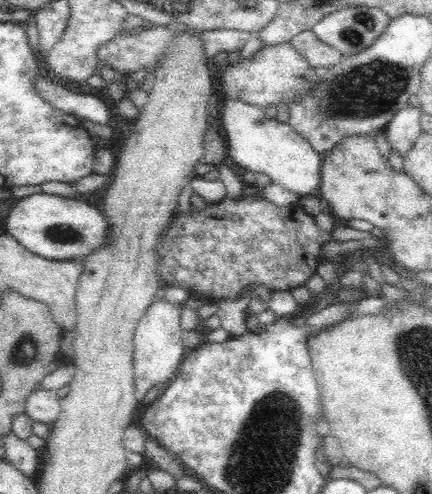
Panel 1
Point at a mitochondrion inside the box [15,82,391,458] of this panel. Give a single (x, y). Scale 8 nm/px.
(58, 233)

